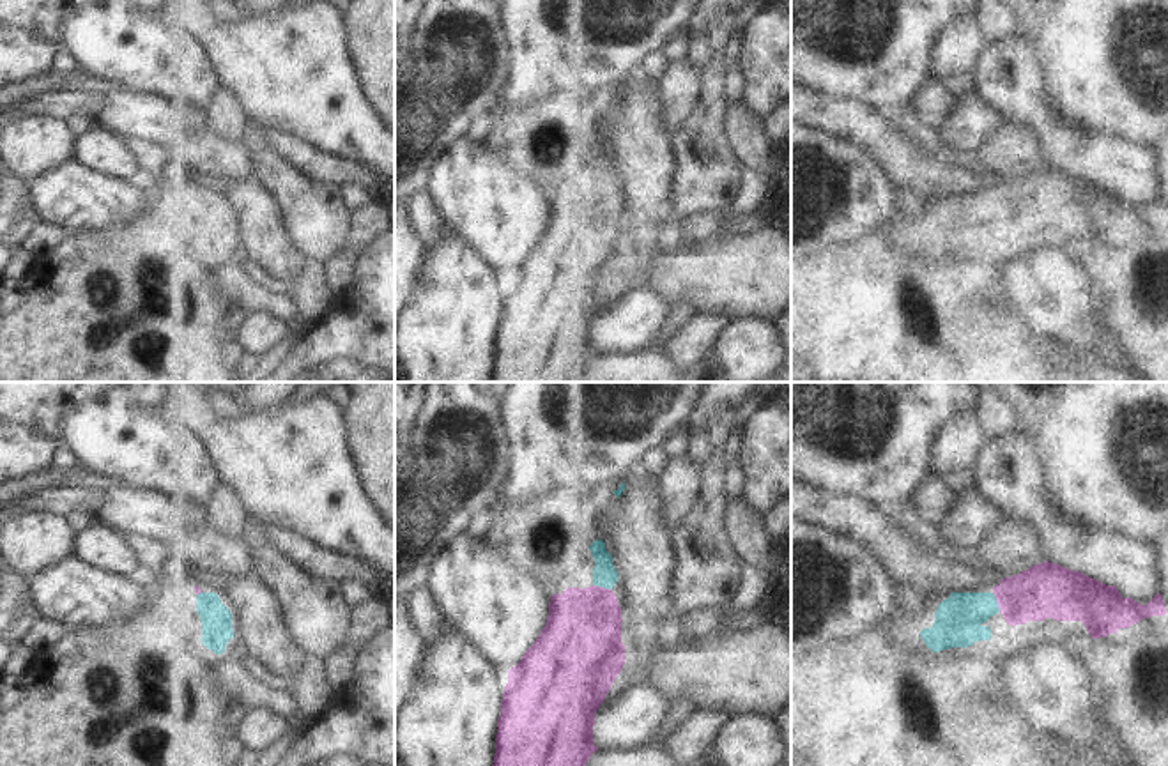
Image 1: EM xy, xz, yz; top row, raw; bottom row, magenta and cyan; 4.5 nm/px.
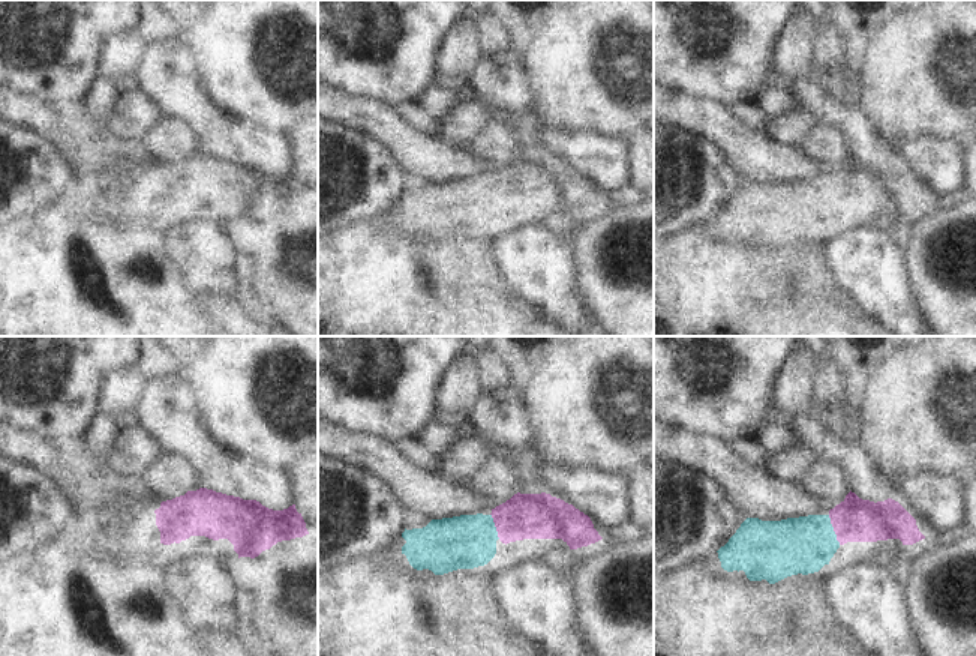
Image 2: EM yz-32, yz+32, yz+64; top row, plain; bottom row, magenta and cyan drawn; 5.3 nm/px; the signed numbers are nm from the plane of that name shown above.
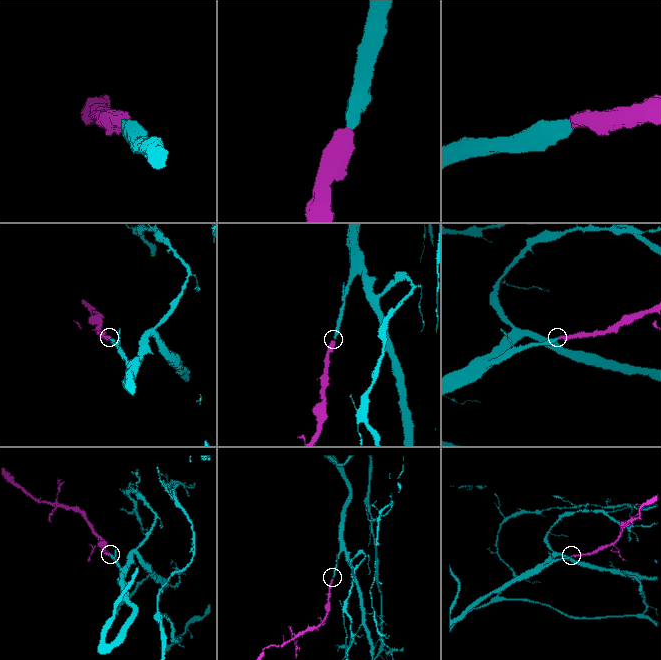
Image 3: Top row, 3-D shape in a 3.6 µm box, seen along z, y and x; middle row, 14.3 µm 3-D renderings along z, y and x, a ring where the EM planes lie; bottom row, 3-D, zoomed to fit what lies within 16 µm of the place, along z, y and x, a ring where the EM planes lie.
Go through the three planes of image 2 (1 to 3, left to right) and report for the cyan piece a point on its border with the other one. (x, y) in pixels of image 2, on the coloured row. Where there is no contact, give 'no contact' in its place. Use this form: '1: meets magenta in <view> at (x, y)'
1: no contact
2: meets magenta in yz+32 at (495, 526)
3: meets magenta in yz+64 at (834, 530)

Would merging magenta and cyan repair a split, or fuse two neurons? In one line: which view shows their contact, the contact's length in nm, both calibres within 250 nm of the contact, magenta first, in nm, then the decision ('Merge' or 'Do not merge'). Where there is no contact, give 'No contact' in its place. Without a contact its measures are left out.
Touches magenta in xz. Shared border 90 nm. Thickness 360 nm (magenta) against 110 nm. Merge

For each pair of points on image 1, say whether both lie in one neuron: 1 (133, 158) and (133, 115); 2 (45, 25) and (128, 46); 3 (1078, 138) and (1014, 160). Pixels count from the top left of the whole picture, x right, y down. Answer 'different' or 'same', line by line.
1: different
2: different
3: different

